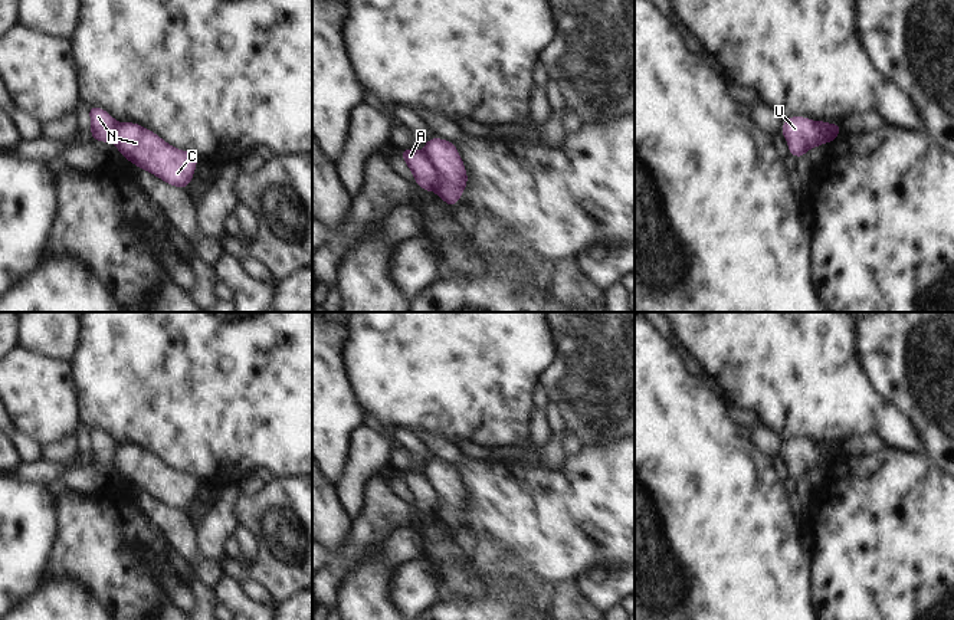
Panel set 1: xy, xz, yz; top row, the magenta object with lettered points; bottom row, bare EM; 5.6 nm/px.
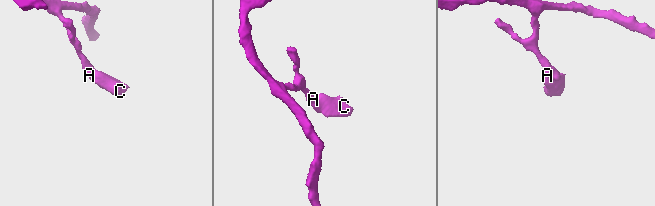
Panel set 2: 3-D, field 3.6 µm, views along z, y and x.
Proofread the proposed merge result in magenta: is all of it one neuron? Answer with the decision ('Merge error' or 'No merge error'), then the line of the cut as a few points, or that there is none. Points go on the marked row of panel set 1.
Merge error. Split along xz (423, 151), (438, 176), (435, 190)

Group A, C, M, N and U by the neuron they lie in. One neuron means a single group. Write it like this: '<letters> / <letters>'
A N / C M U

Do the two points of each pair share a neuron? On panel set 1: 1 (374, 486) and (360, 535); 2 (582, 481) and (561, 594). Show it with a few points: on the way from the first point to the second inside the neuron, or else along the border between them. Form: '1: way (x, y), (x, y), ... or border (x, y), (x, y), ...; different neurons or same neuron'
1: way (374, 499), (373, 524); same neuron
2: border (531, 574), (544, 581), (574, 581); different neurons

